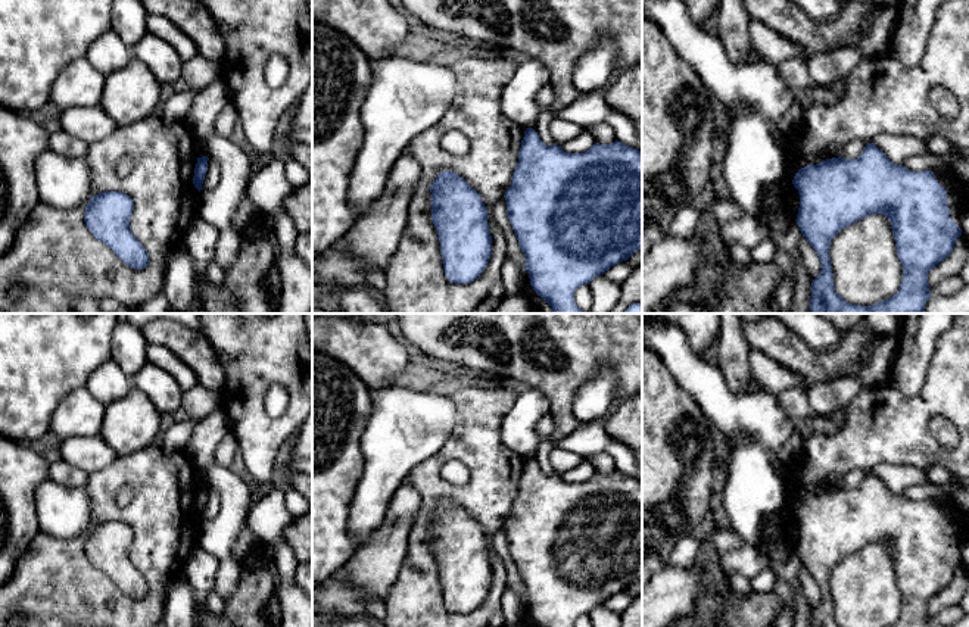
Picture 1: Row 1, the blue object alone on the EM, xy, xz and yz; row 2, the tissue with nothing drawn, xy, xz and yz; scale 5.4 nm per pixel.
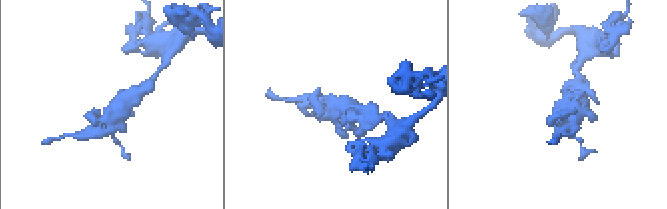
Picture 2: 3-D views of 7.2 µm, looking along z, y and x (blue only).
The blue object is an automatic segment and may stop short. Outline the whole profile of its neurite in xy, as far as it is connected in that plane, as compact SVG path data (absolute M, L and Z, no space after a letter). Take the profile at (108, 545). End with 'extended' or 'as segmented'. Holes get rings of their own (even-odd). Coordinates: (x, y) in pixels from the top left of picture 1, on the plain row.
M105 521L90 528L84 552L125 595L143 599L149 595L149 584L130 558L133 540L134 533L128 524Z; as segmented

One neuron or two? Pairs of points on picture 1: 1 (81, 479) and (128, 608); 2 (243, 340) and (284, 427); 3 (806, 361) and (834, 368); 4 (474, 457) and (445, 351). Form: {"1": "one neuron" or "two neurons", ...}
{"1": "two neurons", "2": "one neuron", "3": "one neuron", "4": "two neurons"}

